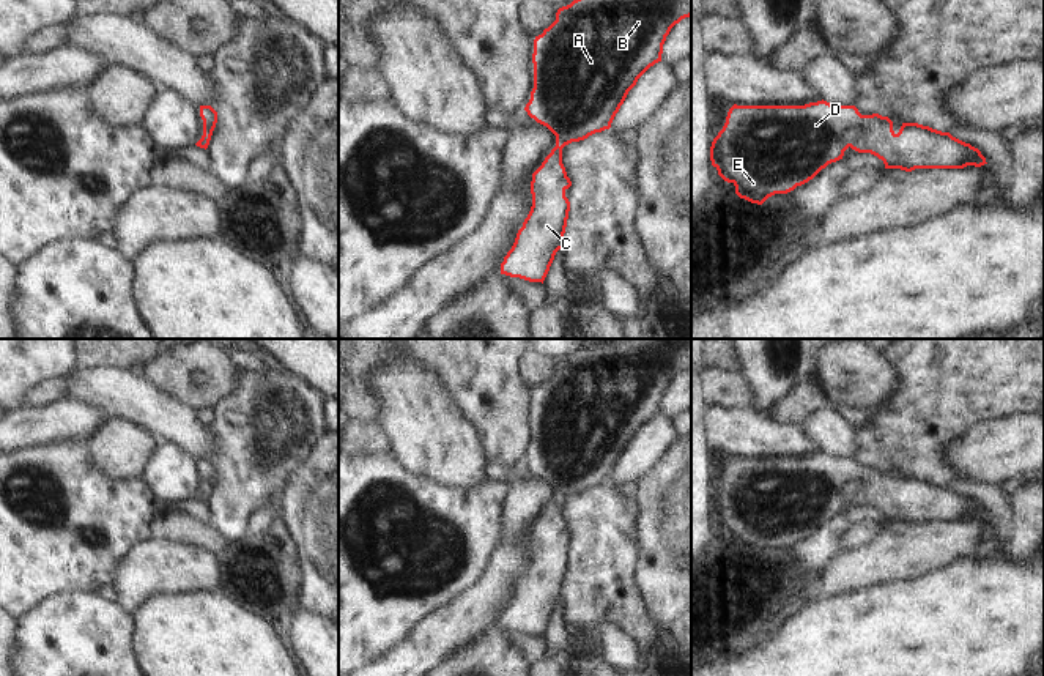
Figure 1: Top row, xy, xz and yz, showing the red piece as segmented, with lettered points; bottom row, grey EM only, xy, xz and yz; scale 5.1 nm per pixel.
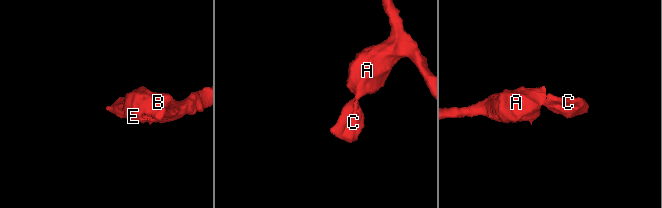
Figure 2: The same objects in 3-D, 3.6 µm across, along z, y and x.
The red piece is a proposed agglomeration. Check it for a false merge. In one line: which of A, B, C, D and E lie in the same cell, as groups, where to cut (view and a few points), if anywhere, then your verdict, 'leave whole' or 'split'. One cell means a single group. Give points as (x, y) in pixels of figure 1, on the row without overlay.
groups A B C D E; cut none; leave whole

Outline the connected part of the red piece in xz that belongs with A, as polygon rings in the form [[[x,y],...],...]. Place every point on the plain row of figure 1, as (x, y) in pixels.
[[[600,339],[559,361],[556,373],[542,388],[535,389],[532,407],[534,441],[524,463],[556,488],[556,500],[532,526],[532,559],[512,602],[501,616],[501,627],[543,637],[556,605],[564,602],[564,586],[570,564],[565,544],[572,539],[572,534],[562,517],[562,501],[611,481],[616,466],[638,432],[650,419],[661,414],[663,397],[671,381],[690,369],[691,339]]]

